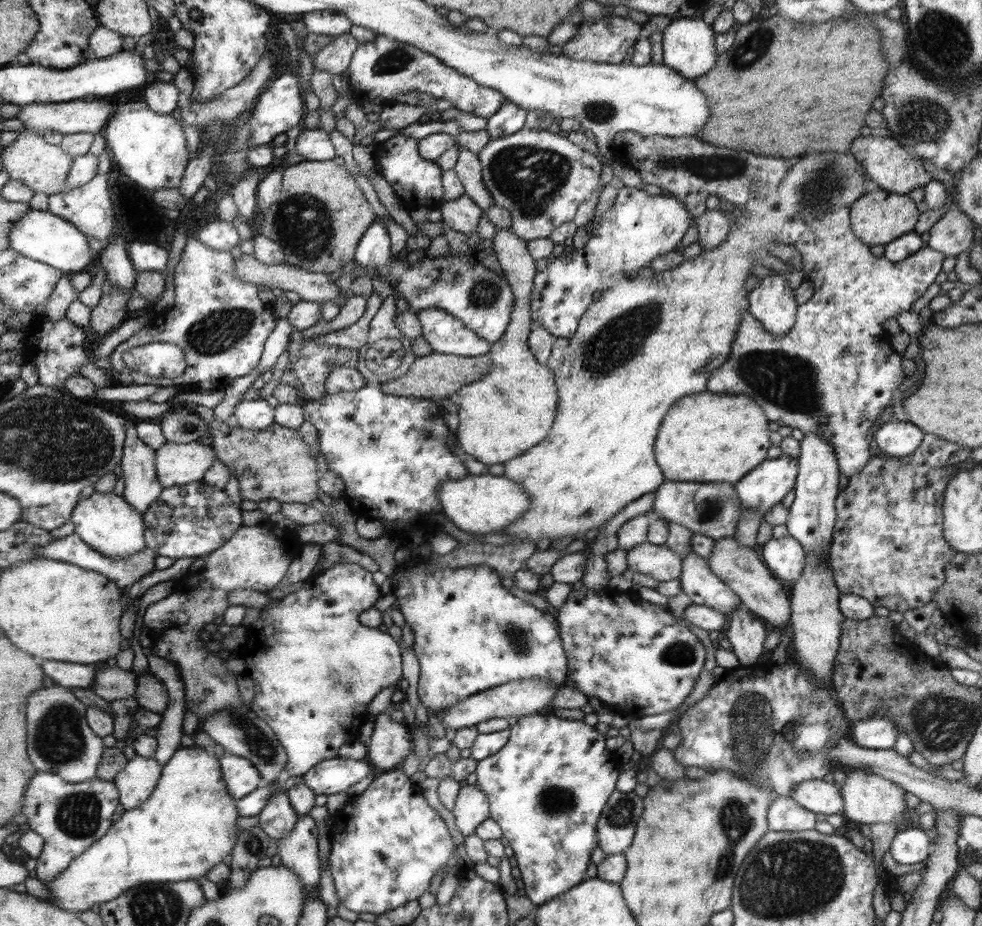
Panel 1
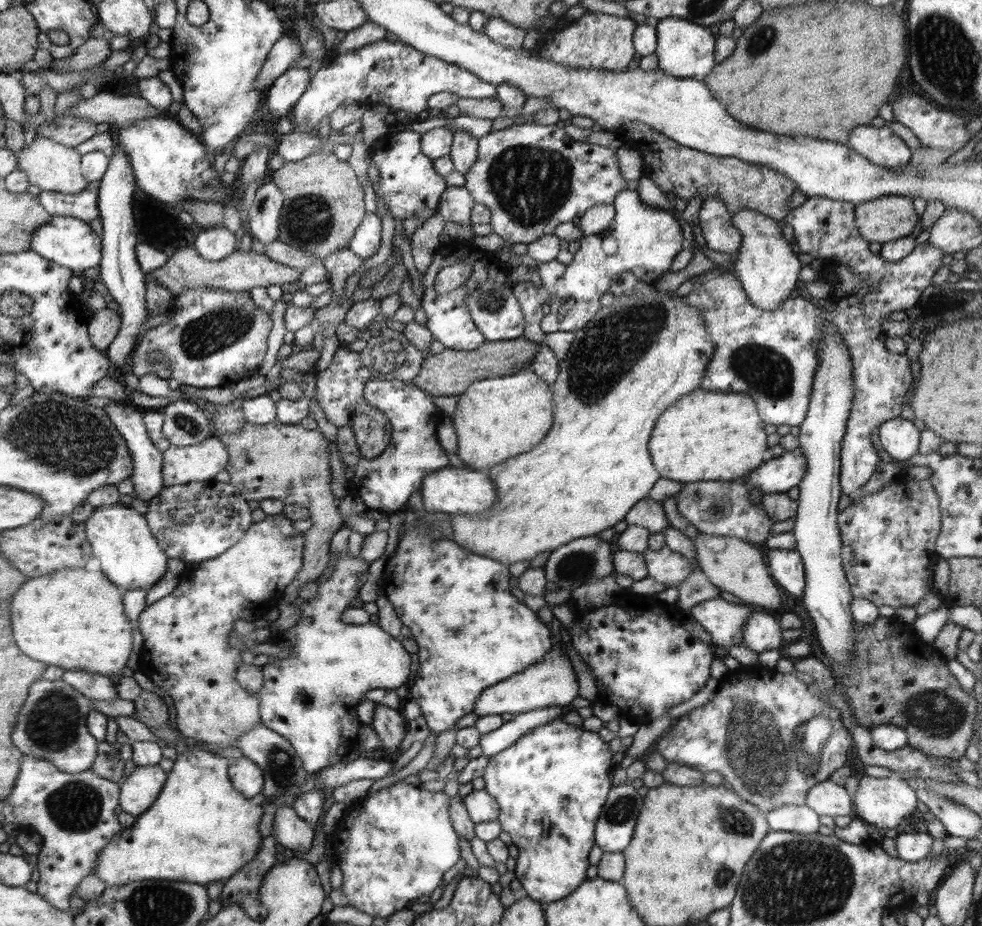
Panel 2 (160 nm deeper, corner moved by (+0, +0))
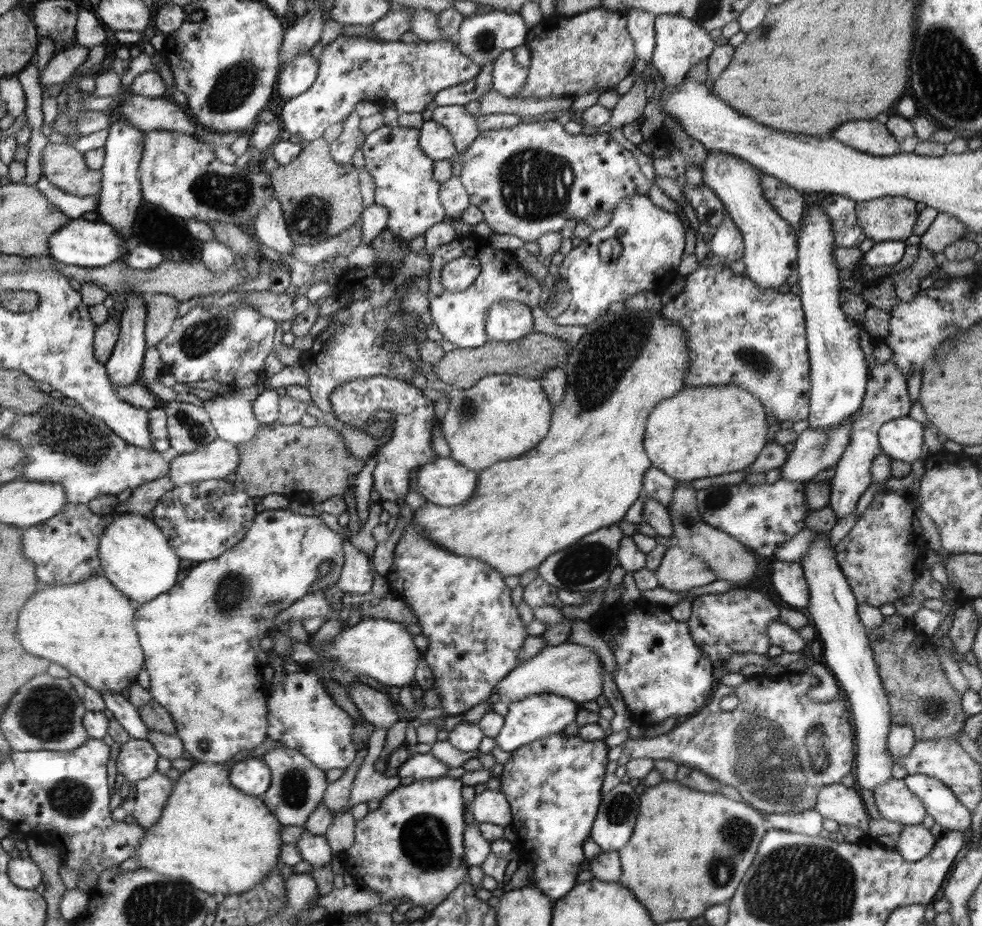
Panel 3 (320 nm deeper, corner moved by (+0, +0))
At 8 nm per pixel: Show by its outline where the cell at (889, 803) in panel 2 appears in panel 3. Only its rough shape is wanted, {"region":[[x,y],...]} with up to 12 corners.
{"region":[[891,779],[872,791],[880,818],[920,825],[926,809]]}

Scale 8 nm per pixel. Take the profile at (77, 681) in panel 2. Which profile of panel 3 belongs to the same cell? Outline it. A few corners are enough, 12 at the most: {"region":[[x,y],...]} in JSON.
{"region":[[100,692],[105,708],[131,739],[148,740],[148,726],[128,699]]}

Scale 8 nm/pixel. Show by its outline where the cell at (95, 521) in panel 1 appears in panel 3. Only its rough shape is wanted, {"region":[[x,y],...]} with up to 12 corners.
{"region":[[144,516],[99,540],[102,575],[136,604],[178,583],[179,553]]}

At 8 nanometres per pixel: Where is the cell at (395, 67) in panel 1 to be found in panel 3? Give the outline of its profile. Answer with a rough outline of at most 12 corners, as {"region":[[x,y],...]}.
{"region":[[339,35],[282,128],[307,143],[358,102],[422,112],[482,66],[448,41]]}

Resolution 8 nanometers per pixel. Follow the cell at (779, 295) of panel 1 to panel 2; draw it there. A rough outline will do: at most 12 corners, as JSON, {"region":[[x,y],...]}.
{"region":[[744,207],[732,269],[764,312],[792,296],[802,268],[778,221]]}

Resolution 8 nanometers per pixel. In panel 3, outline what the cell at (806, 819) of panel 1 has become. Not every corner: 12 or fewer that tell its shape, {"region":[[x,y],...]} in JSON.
{"region":[[815,809],[768,816],[770,828],[808,836],[822,832]]}

